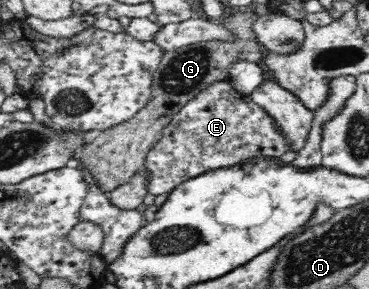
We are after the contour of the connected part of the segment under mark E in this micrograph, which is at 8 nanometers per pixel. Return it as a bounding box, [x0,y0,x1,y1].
[145,80,289,196]

